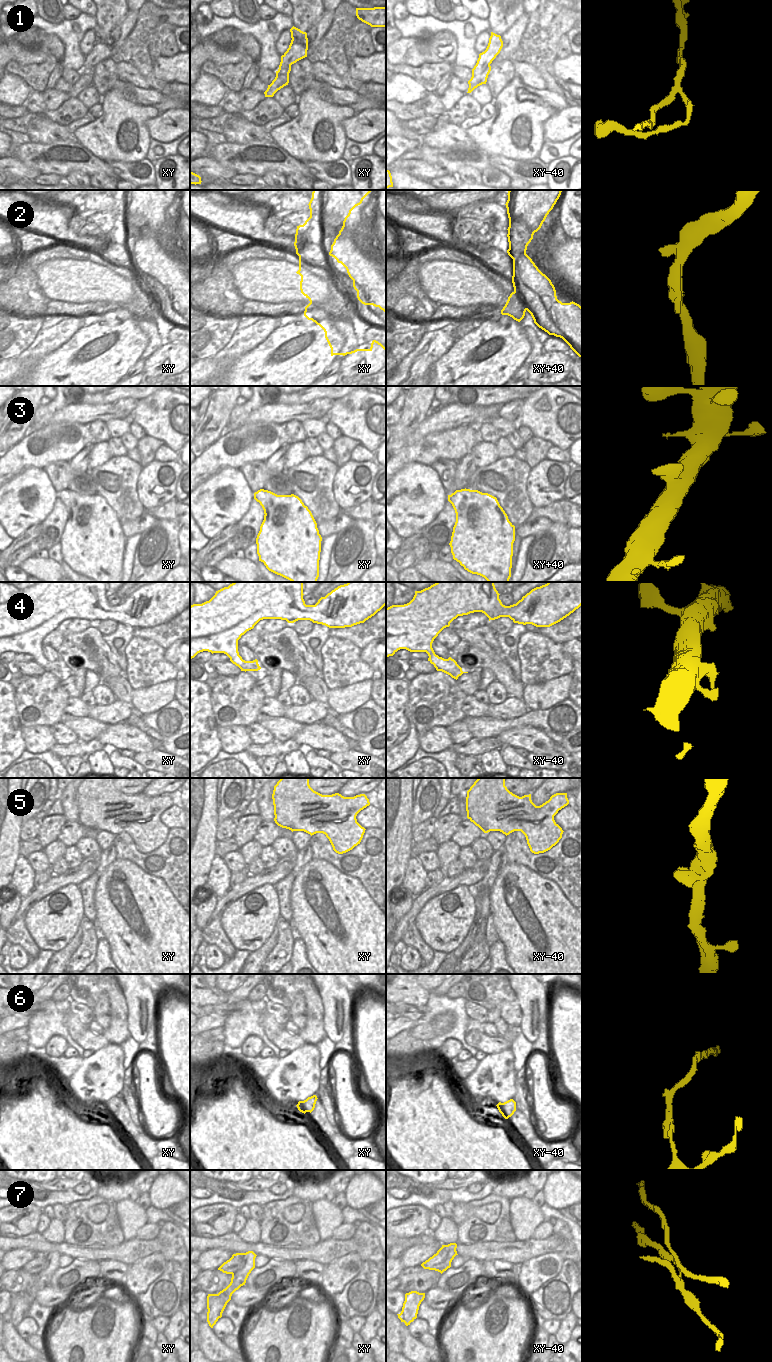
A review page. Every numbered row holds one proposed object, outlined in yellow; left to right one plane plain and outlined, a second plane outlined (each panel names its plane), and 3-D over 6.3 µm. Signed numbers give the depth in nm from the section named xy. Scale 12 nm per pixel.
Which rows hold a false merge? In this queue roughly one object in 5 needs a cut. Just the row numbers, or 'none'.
1

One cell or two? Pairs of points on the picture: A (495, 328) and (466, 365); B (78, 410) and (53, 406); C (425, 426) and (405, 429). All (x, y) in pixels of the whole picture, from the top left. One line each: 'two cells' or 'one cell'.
A: one cell
B: two cells
C: two cells

